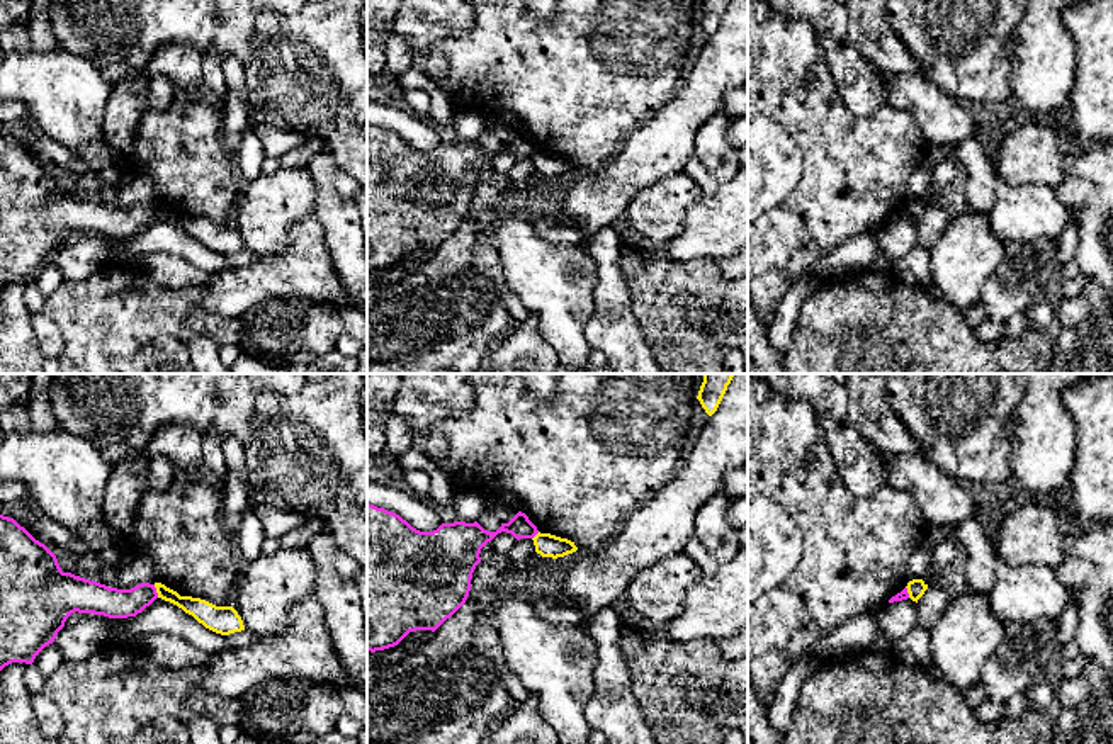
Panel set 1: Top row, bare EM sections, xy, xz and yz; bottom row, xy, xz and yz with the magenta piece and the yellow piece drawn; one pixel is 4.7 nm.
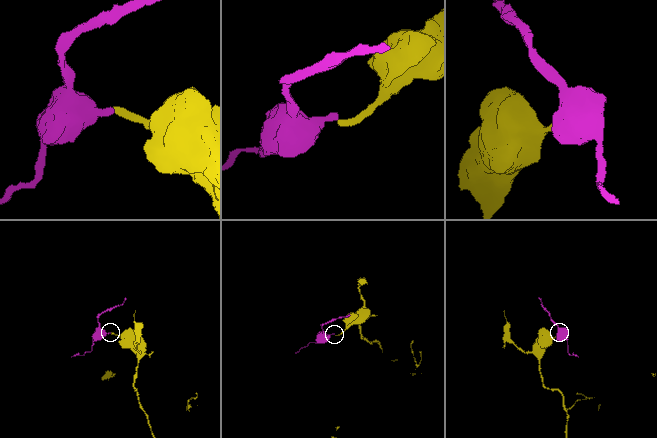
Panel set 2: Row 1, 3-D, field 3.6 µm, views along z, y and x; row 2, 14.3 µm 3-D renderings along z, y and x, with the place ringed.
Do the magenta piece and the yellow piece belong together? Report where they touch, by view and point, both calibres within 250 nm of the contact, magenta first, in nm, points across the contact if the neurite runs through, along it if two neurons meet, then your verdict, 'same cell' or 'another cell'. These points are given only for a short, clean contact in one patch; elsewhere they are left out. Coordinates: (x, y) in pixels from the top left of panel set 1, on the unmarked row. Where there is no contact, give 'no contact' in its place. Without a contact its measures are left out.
xy (155, 211) | 140/100 nm | along xy (153, 204), (158, 216) | another cell

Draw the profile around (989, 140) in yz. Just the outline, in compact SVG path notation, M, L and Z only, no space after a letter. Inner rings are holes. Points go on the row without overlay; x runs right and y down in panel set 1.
M972 107L974 114L975 114L975 131L974 131L974 138L980 143L980 146L984 148L984 155L994 172L996 168L996 161L997 161L997 151L1003 141L1003 134L999 134L994 129L986 129L980 126L979 119L977 119L977 112L975 107Z

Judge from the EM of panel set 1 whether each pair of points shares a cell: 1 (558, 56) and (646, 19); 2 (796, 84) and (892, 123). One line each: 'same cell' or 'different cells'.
1: same cell
2: same cell

